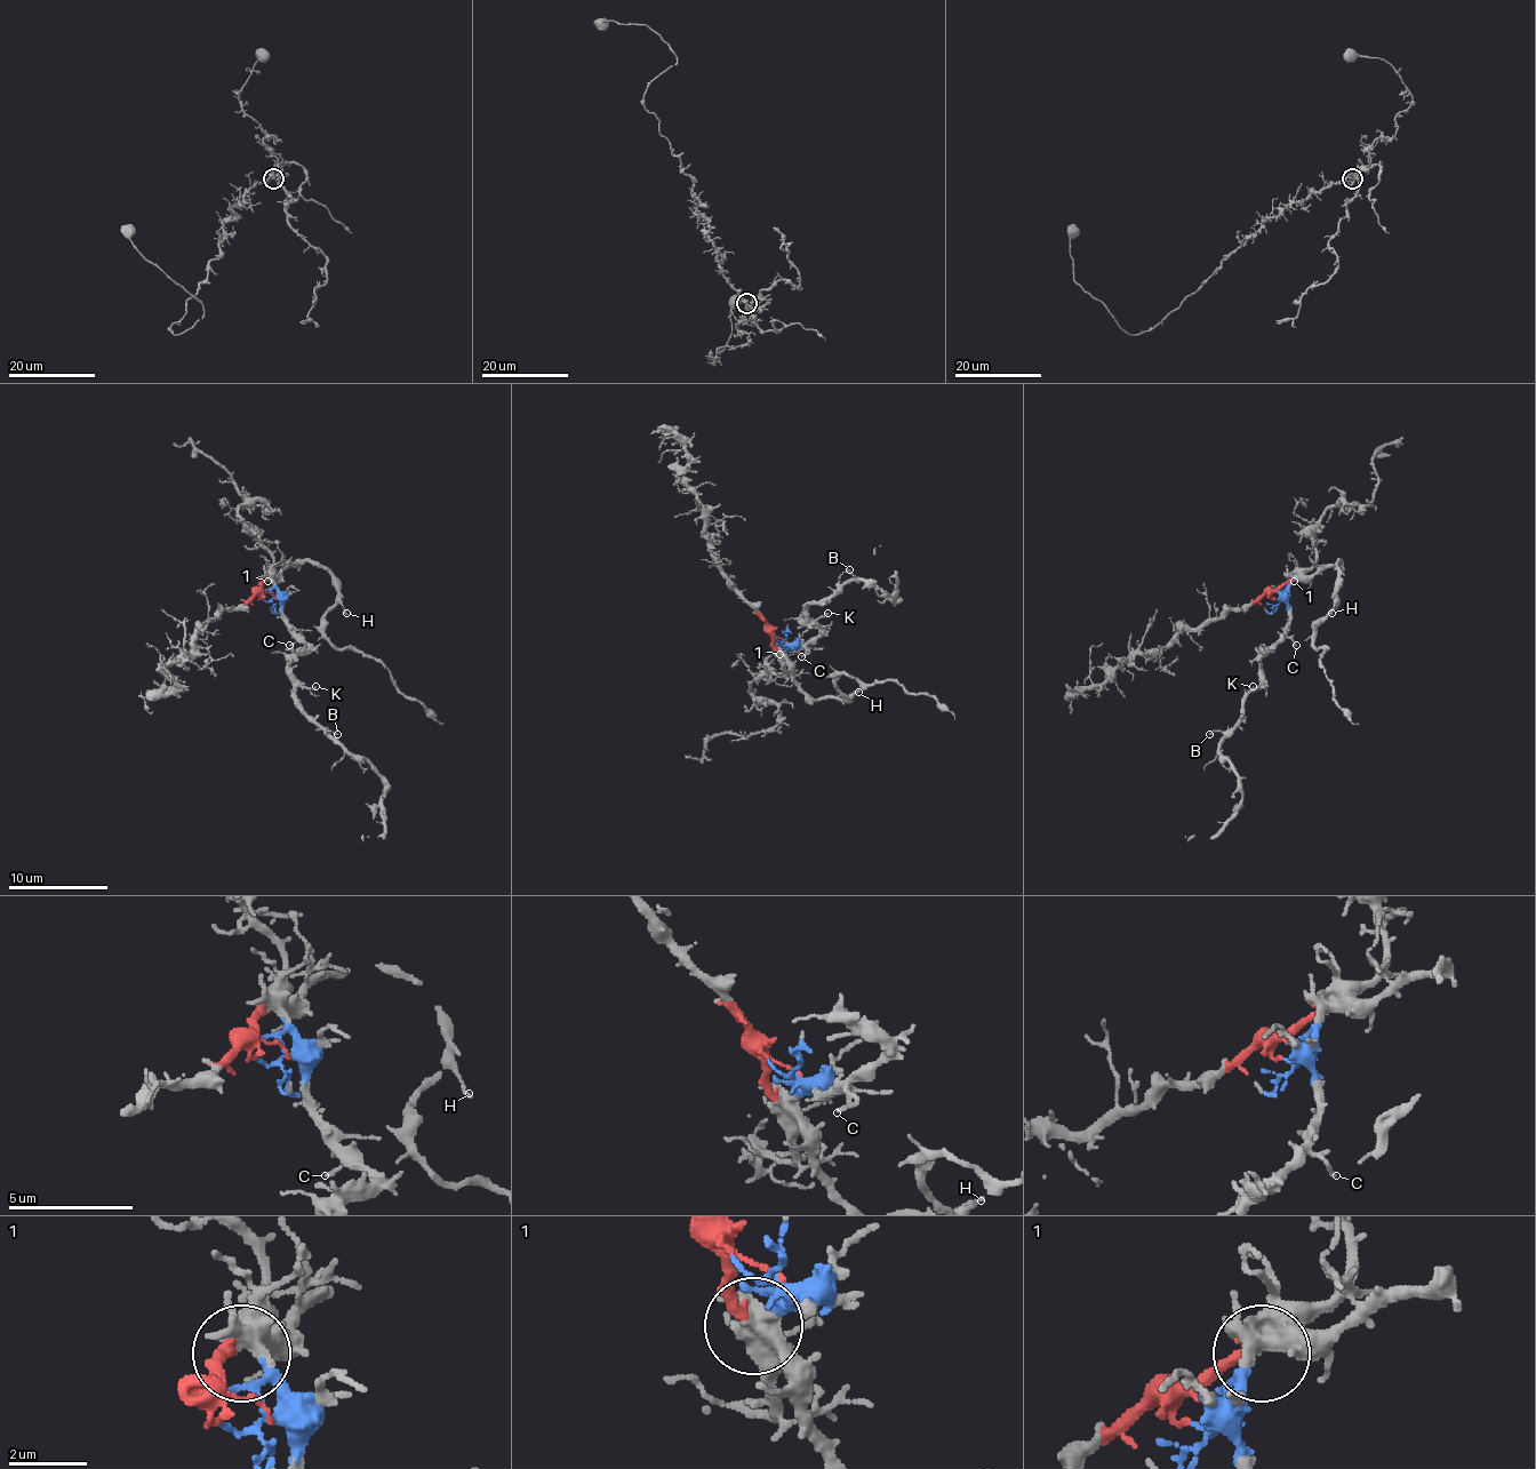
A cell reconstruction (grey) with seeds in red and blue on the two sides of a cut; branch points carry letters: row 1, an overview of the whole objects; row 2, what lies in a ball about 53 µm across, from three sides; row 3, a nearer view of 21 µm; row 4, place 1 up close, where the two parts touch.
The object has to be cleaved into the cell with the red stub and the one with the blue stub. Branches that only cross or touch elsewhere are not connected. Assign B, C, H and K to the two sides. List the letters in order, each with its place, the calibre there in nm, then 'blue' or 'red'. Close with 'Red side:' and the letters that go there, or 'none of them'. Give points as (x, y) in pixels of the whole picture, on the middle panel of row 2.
B: (849, 569) | 100 nm | blue
C: (801, 656) | 140 nm | blue
H: (858, 692) | 130 nm | red
K: (828, 613) | 130 nm | blue
Red side: H

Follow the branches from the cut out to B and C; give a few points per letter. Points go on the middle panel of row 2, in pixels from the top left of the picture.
B: (774, 636), (794, 648), (805, 648), (820, 631), (805, 621), (805, 614), (834, 591), (839, 576), (849, 568)
C: (774, 636), (794, 648), (807, 648), (801, 656)

